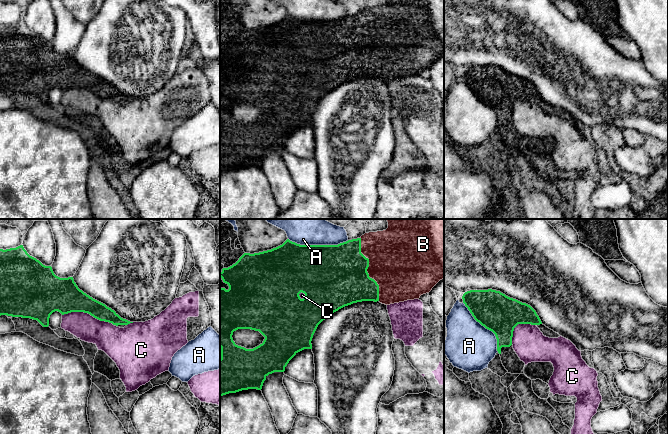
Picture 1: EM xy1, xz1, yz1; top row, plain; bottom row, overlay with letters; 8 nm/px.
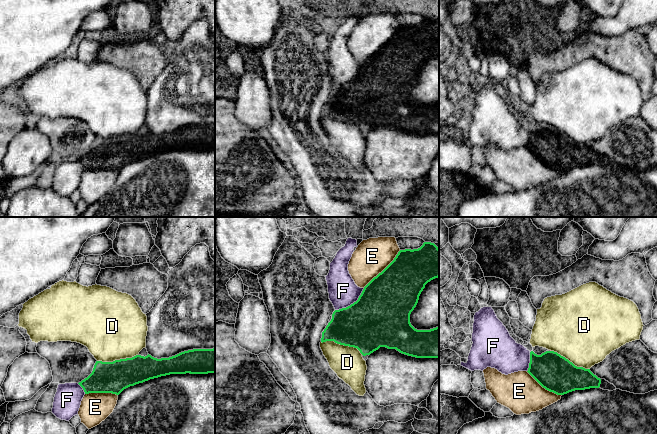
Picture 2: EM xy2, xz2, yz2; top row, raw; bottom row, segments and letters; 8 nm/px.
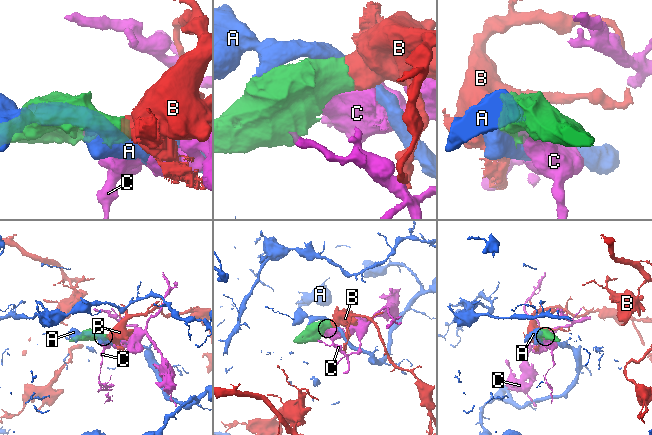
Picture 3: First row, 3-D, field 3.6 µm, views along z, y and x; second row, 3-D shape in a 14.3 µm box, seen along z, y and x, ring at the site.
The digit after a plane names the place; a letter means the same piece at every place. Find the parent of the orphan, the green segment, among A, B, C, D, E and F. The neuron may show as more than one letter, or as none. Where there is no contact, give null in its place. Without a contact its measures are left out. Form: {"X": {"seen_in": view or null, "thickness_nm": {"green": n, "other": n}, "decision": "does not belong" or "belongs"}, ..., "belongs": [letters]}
{"A": {"seen_in": "xz1", "thickness_nm": {"green": 480, "other": 360}, "decision": "does not belong"}, "B": {"seen_in": "xz1", "thickness_nm": {"green": 480, "other": 460}, "decision": "belongs"}, "C": {"seen_in": "xy1", "thickness_nm": {"green": 280, "other": 220}, "decision": "does not belong"}, "D": {"seen_in": "xz2", "thickness_nm": {"green": 400, "other": 260}, "decision": "does not belong"}, "E": {"seen_in": "xz2", "thickness_nm": {"green": 420, "other": 280}, "decision": "does not belong"}, "F": {"seen_in": "xz2", "thickness_nm": {"green": 460, "other": 240}, "decision": "does not belong"}, "belongs": ["B"]}

